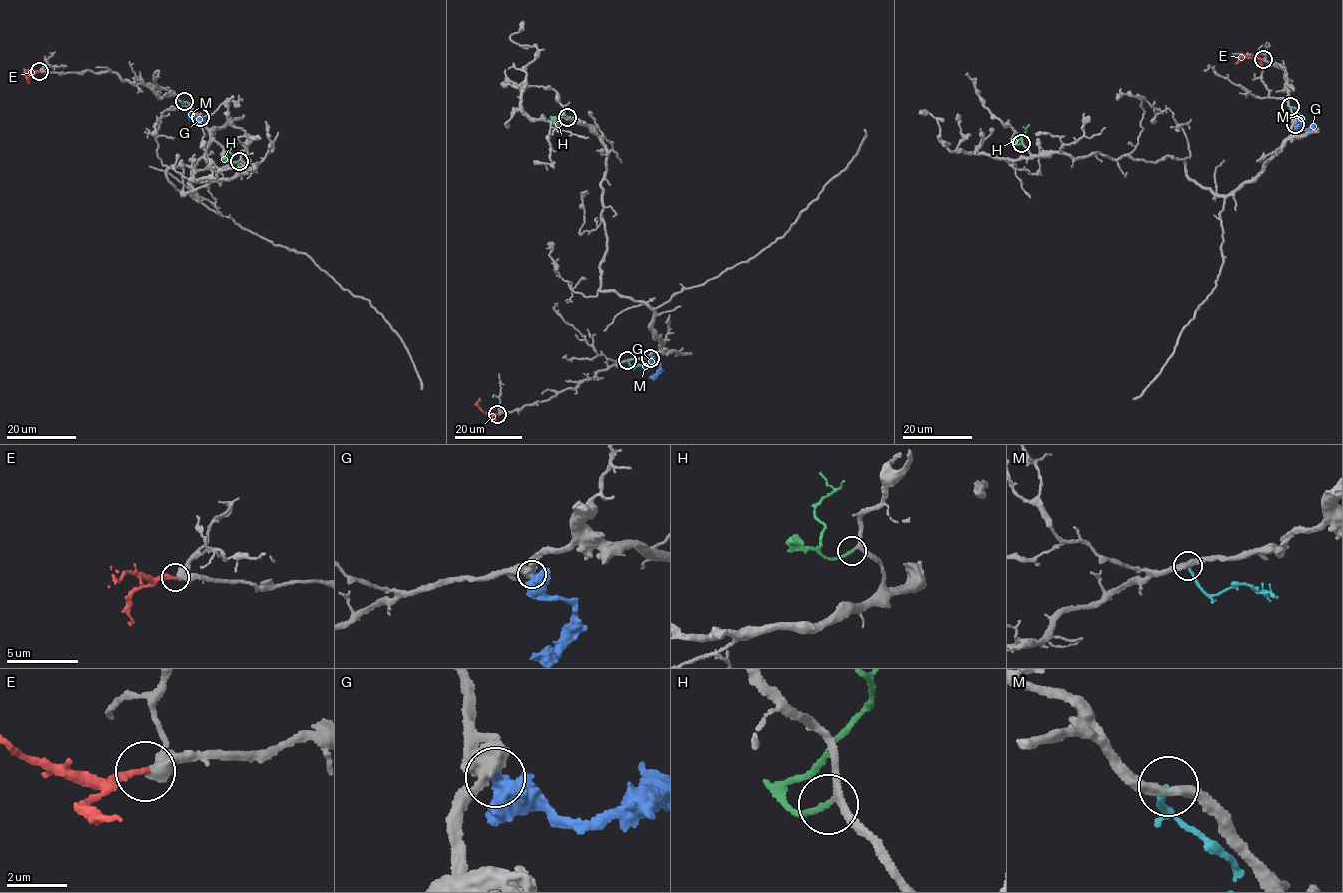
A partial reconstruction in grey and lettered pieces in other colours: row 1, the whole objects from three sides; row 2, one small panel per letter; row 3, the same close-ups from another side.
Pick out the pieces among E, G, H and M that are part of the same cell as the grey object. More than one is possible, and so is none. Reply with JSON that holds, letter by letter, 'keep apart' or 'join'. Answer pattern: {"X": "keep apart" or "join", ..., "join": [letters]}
{"E": "join", "G": "keep apart", "H": "join", "M": "keep apart", "join": ["E", "H"]}

